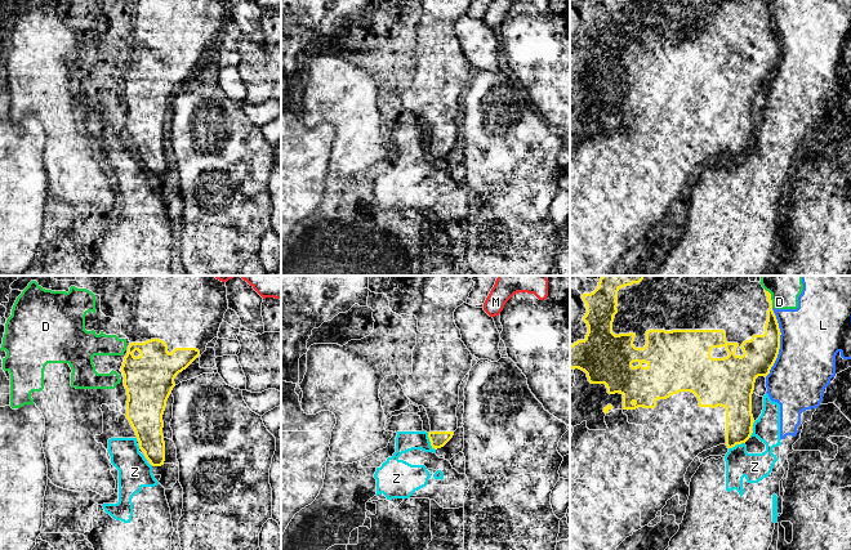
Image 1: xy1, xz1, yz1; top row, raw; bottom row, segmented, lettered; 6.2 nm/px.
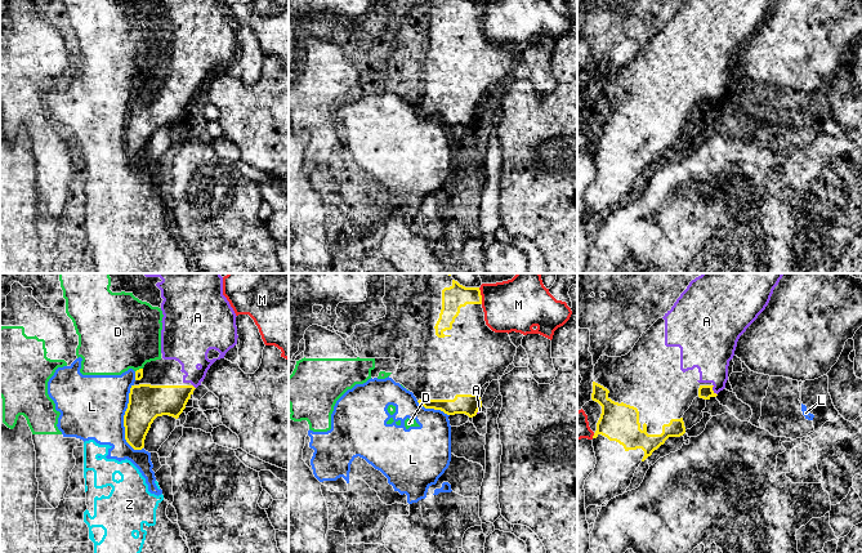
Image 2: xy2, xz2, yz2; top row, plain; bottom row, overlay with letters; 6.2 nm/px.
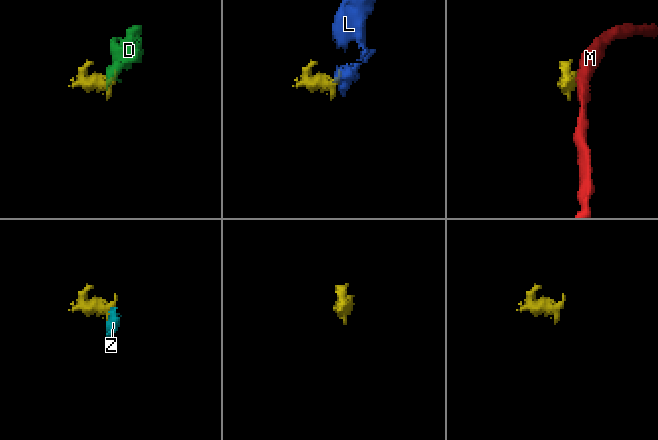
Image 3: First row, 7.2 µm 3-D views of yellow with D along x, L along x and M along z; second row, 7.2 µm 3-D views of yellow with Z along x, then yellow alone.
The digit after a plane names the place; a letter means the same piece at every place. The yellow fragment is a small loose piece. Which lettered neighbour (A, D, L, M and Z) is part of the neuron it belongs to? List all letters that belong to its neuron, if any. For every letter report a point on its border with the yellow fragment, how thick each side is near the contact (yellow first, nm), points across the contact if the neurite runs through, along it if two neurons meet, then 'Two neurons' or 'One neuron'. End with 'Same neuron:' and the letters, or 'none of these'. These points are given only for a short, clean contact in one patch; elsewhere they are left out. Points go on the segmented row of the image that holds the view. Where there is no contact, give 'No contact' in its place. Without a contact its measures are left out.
A: Touches yellow at yz2 (711, 389). Thickness 90 nm (yellow) against 280 nm. Path across: yz2 (705, 392), (711, 389), (715, 370), (710, 349). One neuron
D: Touches yellow at yz1 (770, 298). Thickness 110 nm (yellow) against 260 nm. Two neurons
L: Touches yellow at xy2 (124, 420). Thickness 220 nm (yellow) against 400 nm. Two neurons
M: Touches yellow at xz2 (481, 295). Thickness 150 nm (yellow) against 340 nm. Boundary: xz2 (478, 288), (482, 303). Two neurons
Z: Touches yellow at xz1 (430, 441). Thickness 100 nm (yellow) against 160 nm. Two neurons
Same neuron: A

